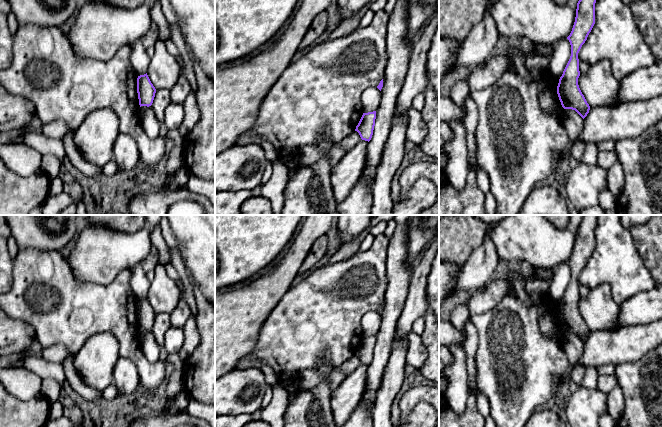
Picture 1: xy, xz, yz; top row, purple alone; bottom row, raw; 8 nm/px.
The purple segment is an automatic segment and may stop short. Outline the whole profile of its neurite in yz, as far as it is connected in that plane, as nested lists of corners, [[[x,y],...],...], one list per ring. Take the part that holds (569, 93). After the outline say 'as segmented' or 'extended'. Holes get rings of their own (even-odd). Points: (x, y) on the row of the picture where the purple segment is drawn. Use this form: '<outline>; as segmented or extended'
[[[579,0],[577,3],[575,22],[567,37],[571,45],[571,56],[557,86],[562,107],[575,110],[583,119],[589,113],[590,106],[578,85],[578,53],[595,24],[595,3],[596,0]]]; as segmented

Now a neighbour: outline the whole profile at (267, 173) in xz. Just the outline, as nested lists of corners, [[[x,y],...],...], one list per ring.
[[[268,161],[261,178],[261,184],[266,183],[271,178],[272,172],[273,172],[273,162]]]

